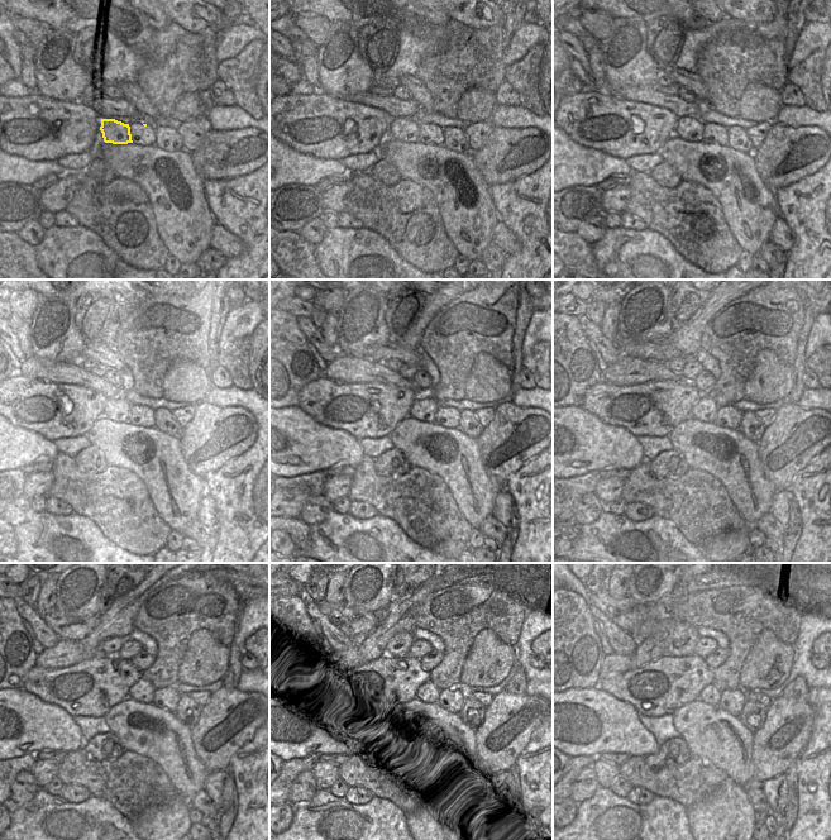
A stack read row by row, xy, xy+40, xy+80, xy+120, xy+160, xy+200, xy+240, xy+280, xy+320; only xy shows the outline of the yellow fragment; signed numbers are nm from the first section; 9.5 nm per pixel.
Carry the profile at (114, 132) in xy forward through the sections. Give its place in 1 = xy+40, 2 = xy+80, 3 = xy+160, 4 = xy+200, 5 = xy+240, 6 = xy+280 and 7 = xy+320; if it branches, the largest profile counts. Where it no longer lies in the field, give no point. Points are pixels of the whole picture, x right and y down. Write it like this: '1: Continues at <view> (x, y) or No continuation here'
1: Continues at xy+40 (404, 129)
2: Continues at xy+80 (688, 128)
3: Continues at xy+160 (423, 410)
4: Continues at xy+200 (705, 410)
5: Continues at xy+240 (142, 691)
6: Continues at xy+280 (428, 693)
7: Continues at xy+320 (711, 695).

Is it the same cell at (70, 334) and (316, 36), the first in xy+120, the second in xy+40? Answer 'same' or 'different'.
different

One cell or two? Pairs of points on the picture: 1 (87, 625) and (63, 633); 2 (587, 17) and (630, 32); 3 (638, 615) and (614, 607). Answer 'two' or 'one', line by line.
1: one
2: two
3: one

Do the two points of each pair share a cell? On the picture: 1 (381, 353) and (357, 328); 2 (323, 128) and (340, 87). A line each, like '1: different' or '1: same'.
1: different
2: different

